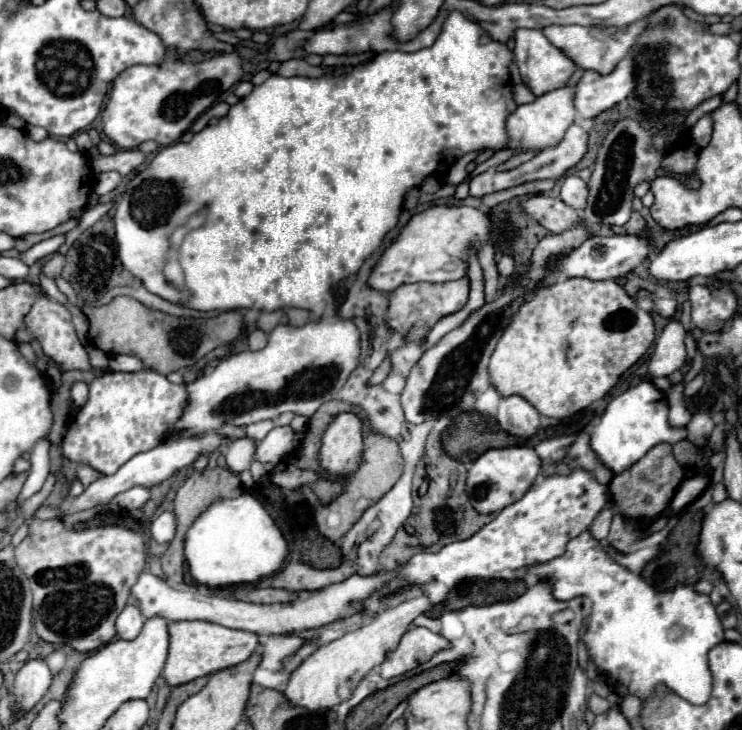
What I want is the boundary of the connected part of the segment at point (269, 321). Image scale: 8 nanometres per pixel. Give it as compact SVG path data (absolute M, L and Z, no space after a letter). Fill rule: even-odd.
M276 310L276 312L260 312L258 316L258 328L266 334L270 334L280 322L282 322L282 310Z

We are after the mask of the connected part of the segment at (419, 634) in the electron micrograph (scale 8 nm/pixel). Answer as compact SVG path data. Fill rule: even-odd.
M412 628L404 634L398 648L386 656L386 660L380 666L380 676L386 680L402 676L414 670L416 666L428 662L432 654L448 646L450 642L444 636L434 634L428 628Z

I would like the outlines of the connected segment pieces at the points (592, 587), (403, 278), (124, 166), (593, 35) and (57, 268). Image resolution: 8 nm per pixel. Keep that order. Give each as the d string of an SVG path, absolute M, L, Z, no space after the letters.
M584 532L568 542L562 556L520 568L504 578L520 580L526 574L536 574L542 582L552 584L557 600L567 601L579 595L592 598L594 606L584 642L588 646L588 656L608 674L610 682L626 684L628 692L636 694L640 700L652 696L658 684L666 684L690 704L706 704L712 690L708 650L724 640L724 628L710 598L692 590L692 586L678 584L668 592L658 592L640 578L642 568L656 556L656 552L658 548L654 546L632 554L612 552L616 564L604 552L600 542L590 532Z
M430 206L428 210L414 214L398 232L394 242L382 252L370 272L368 286L380 292L392 292L400 284L458 280L468 272L466 246L480 250L488 240L488 232L494 238L500 236L500 230L492 226L490 216L482 210L470 206Z
M120 150L114 156L98 156L92 158L92 168L96 174L116 170L122 176L128 176L132 170L136 170L146 160L146 154L140 150Z
M640 20L632 26L628 26L626 30L572 24L572 26L548 26L542 32L558 50L564 50L564 54L568 54L568 58L572 58L572 62L576 62L578 70L594 70L598 74L610 74L618 66L618 62L622 58L626 58L626 54L634 46L636 36L644 28L646 28L646 20Z
M56 252L56 254L54 254L54 256L52 256L44 266L42 266L42 272L44 272L48 278L56 280L56 278L62 274L64 262L66 262L66 256L60 254L60 252Z

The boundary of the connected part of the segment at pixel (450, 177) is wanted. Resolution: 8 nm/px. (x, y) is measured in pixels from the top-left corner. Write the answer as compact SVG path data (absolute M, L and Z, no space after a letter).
M468 152L468 154L464 154L462 158L458 158L458 160L454 162L454 166L448 170L448 174L446 174L446 182L458 186L458 184L466 178L466 166L468 166L470 162L474 162L478 154L480 154L480 152Z

